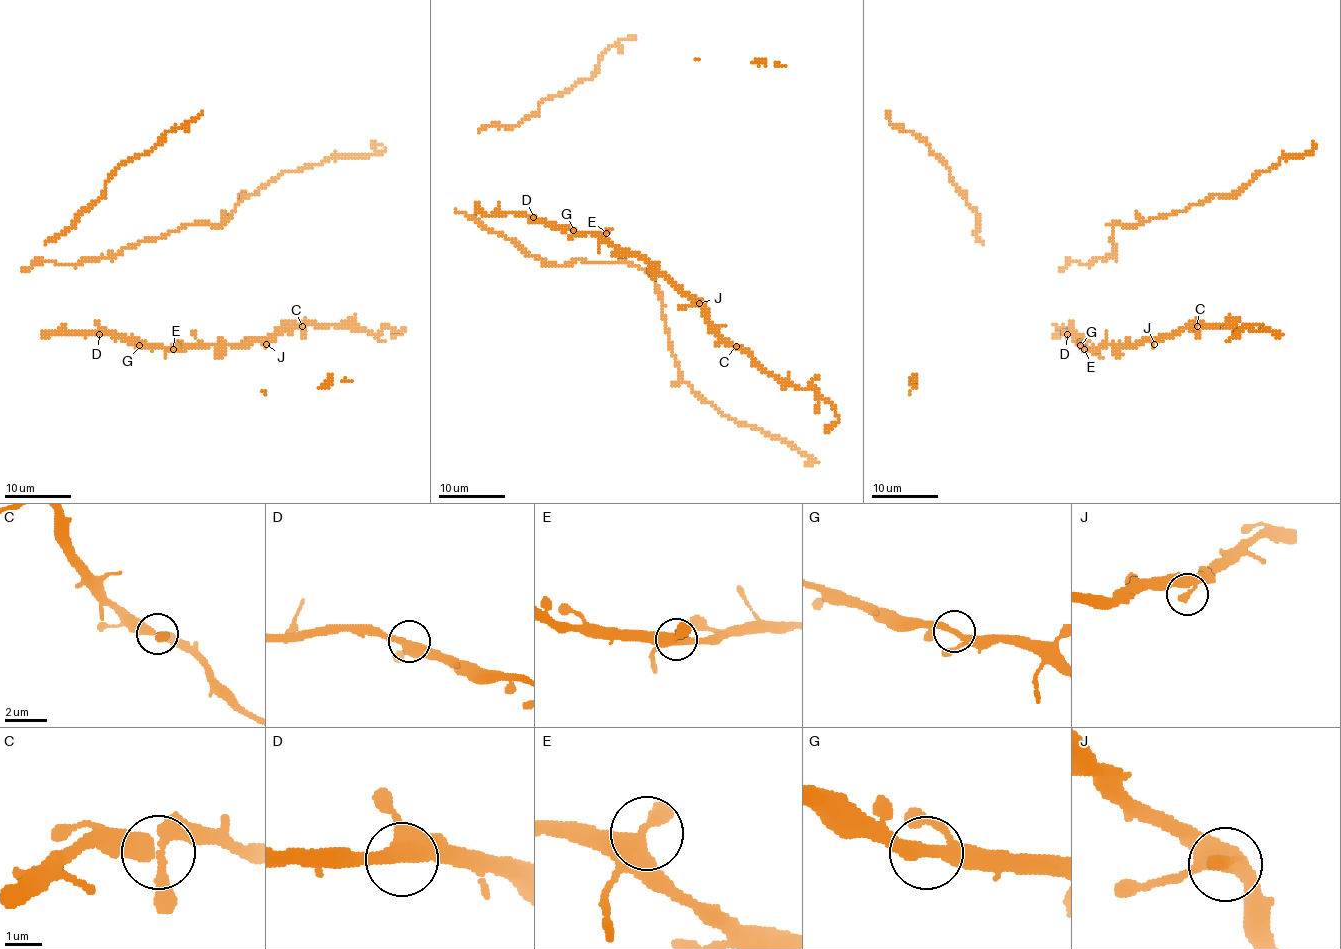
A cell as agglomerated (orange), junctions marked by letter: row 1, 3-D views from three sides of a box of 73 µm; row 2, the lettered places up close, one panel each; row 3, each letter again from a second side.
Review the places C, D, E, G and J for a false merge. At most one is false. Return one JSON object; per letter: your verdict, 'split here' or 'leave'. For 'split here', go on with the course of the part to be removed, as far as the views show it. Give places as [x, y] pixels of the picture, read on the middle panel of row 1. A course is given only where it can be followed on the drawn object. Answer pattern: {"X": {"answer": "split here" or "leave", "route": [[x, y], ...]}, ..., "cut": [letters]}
{"C": {"answer": "leave"}, "D": {"answer": "leave"}, "E": {"answer": "leave"}, "G": {"answer": "leave"}, "J": {"answer": "leave"}, "cut": []}

